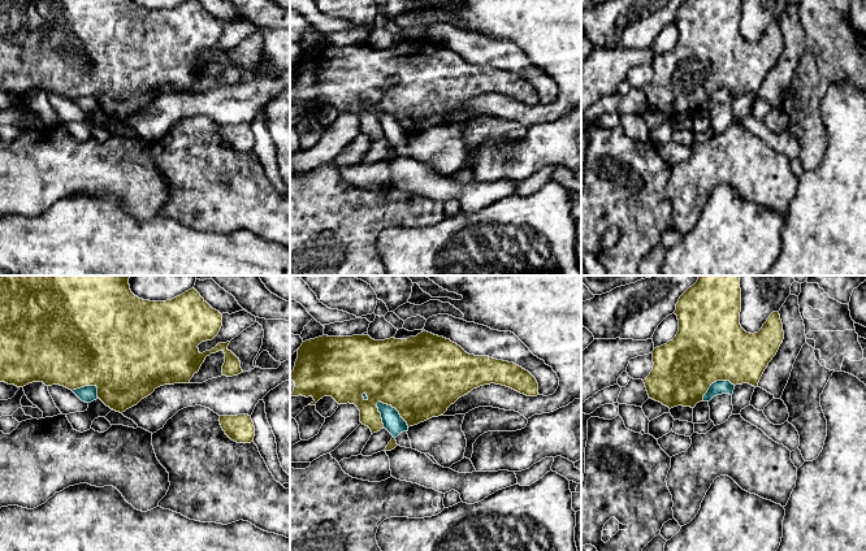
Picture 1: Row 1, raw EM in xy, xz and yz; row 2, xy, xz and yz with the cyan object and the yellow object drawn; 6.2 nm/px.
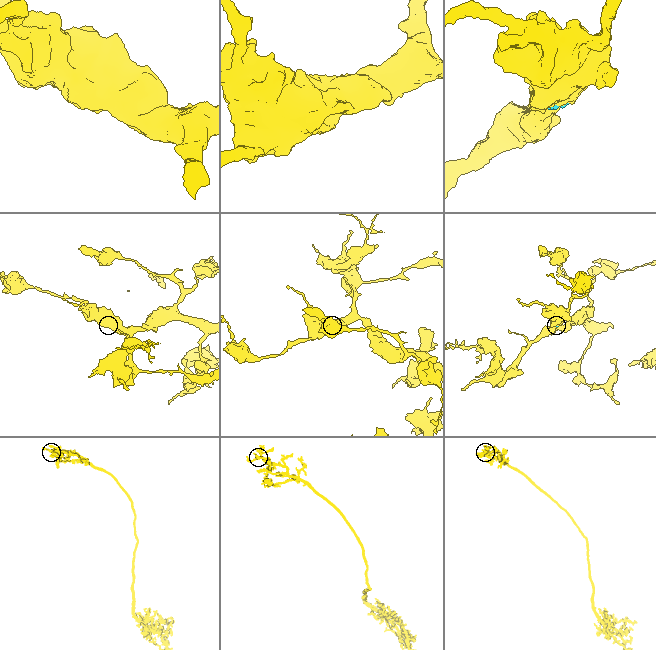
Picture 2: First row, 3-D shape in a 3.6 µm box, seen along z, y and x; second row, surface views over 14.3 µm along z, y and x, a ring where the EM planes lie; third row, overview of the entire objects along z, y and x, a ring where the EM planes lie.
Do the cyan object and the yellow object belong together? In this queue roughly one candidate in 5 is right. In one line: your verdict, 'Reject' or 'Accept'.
Reject

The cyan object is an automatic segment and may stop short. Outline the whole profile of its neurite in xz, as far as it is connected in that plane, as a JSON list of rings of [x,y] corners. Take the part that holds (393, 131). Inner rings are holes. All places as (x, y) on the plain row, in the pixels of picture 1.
[[[378,110],[378,121],[381,122],[384,136],[395,147],[397,153],[406,157],[411,156],[411,149],[408,147],[408,134],[400,126],[399,121],[391,114]]]

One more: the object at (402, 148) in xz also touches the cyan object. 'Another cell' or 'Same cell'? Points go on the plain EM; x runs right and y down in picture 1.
Same cell

